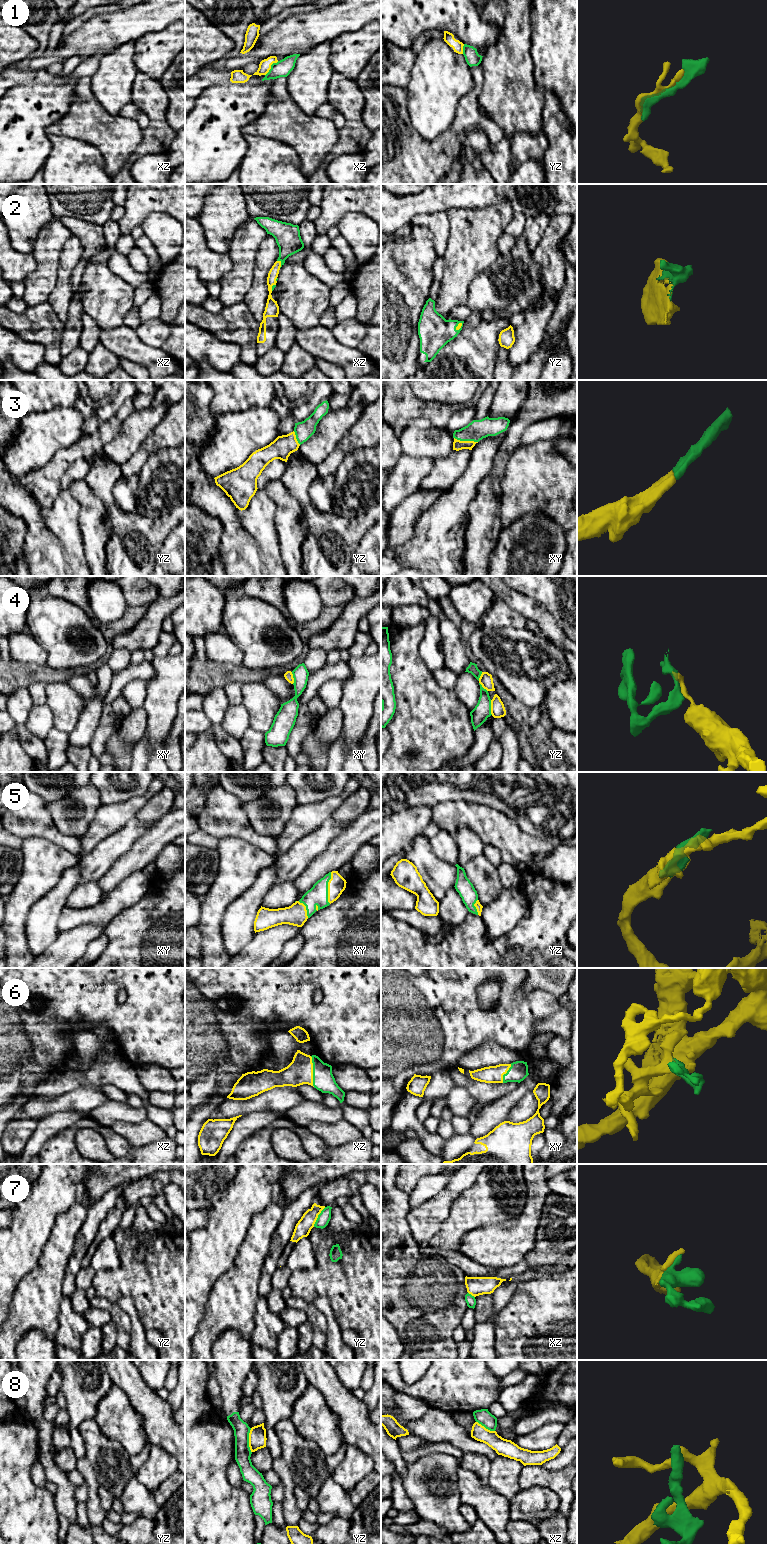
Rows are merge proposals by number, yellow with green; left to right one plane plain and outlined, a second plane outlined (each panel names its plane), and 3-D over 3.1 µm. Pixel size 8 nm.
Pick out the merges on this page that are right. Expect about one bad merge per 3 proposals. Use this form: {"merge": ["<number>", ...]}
{"merge": ["2", "3", "5", "6"]}

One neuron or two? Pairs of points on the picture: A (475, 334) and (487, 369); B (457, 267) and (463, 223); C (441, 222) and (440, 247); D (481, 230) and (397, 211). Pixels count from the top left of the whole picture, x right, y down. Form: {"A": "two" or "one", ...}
{"A": "one", "B": "one", "C": "one", "D": "two"}

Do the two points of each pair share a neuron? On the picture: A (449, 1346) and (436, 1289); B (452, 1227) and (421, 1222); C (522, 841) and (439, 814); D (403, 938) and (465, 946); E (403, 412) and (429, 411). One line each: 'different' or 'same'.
A: same
B: different
C: same
D: same
E: same

